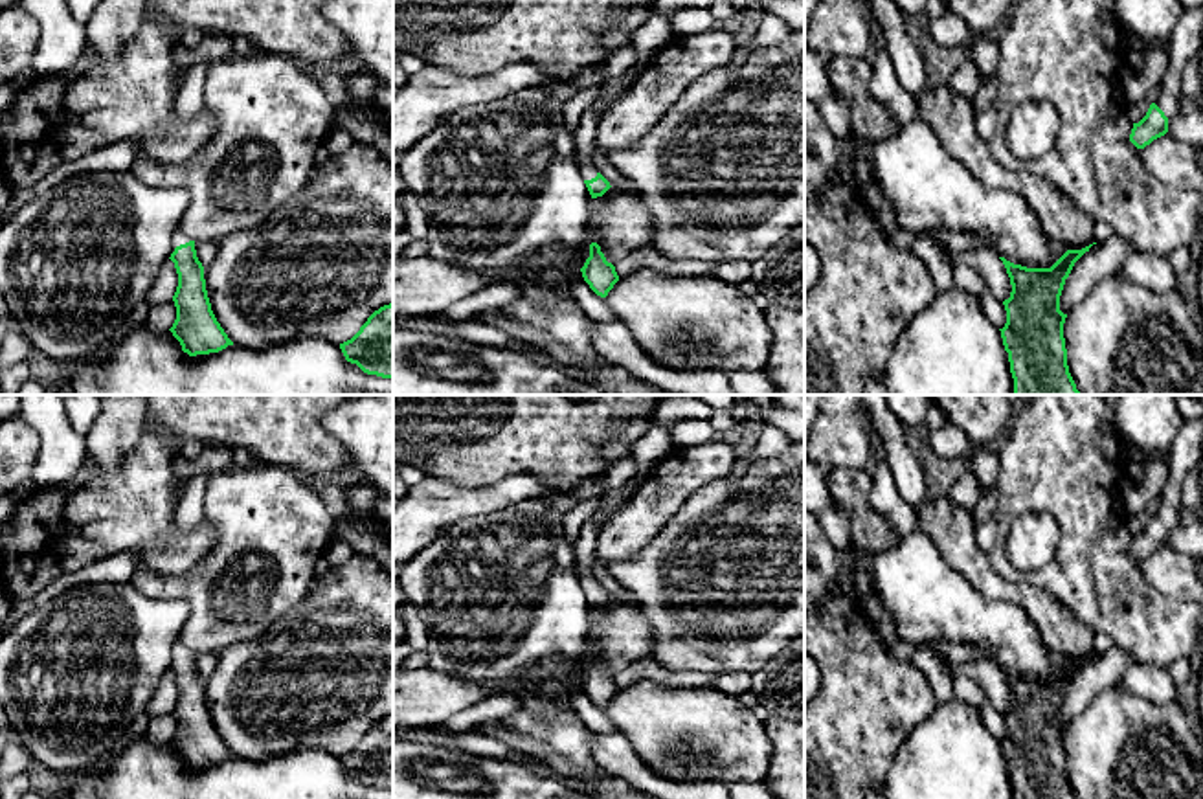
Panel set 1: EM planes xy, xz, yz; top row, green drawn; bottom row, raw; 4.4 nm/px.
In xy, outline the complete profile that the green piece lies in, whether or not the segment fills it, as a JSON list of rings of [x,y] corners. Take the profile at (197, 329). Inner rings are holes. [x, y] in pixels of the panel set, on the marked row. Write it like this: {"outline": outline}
{"outline": [[[180,228],[173,235],[169,257],[178,274],[173,296],[176,320],[169,329],[189,356],[209,354],[233,345],[217,321],[206,290],[204,266],[197,257],[195,241]]]}

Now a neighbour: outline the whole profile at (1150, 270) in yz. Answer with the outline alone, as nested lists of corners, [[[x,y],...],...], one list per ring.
[[[1131,252],[1120,264],[1119,274],[1139,287],[1159,294],[1177,290],[1177,274],[1166,255]]]

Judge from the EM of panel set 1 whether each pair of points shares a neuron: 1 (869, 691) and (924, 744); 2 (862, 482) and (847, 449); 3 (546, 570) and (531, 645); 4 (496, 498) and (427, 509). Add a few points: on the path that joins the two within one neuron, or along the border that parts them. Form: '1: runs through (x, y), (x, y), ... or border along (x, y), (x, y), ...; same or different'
1: border along (937, 704), (902, 742), (888, 768); different
2: border along (869, 465), (834, 467), (831, 471); different
3: runs through (542, 588), (542, 605), (531, 616), (531, 627); same
4: runs through (480, 500), (443, 504); same

